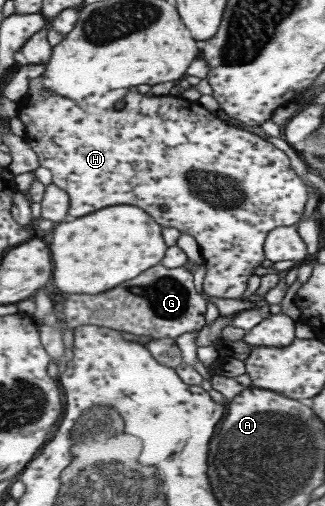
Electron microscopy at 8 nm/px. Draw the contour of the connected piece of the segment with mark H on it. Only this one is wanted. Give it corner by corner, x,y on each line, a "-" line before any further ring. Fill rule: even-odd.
40,75
27,82
27,93
19,101
18,120
25,126
25,132
22,138
27,145
36,153
39,166
48,168
51,172
51,183
63,190
69,199
67,215
69,218
78,218
84,214
90,214
94,210
104,209
106,206
128,205
136,206
156,222
161,228
175,228
180,234
192,236
200,249
202,264
206,268
204,278
202,279
202,291
206,296
216,296
216,298
234,298
242,296
246,290
246,281
253,274
254,268
260,266
263,255
263,242
270,230
280,226
295,225
304,212
304,205
308,202
308,190
302,183
294,170
288,163
288,157
284,151
275,148
272,143
265,141
261,137
233,127
225,121
218,119
208,110
200,106
197,101
188,101
179,95
162,96
142,96
132,90
112,90
102,96
96,96
96,93
88,95
86,98
74,101
54,93
49,93
43,87
44,77
-
122,100
123,108
114,109
114,102

